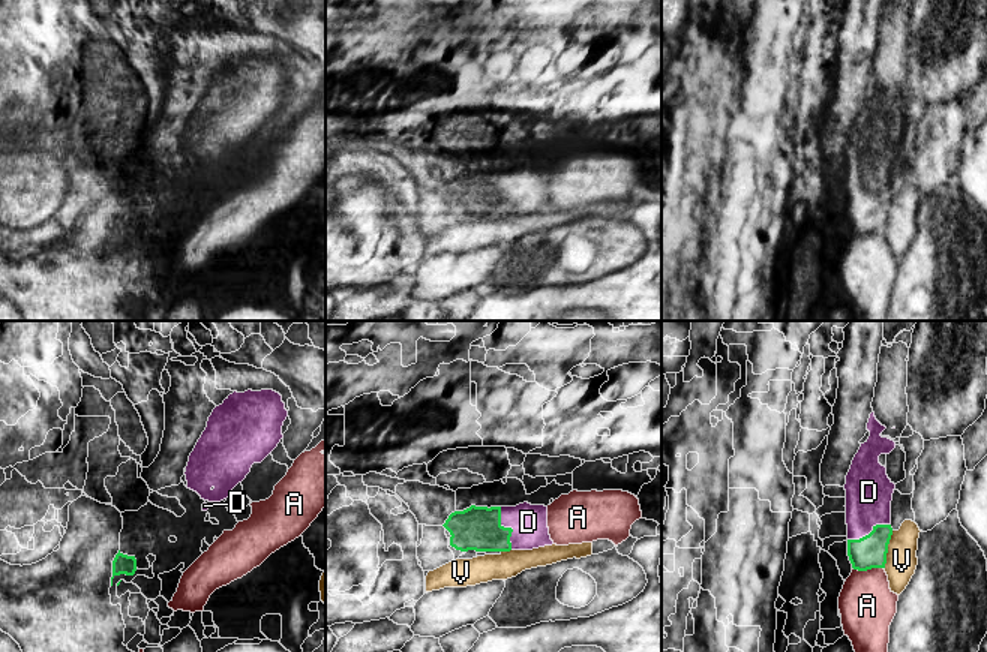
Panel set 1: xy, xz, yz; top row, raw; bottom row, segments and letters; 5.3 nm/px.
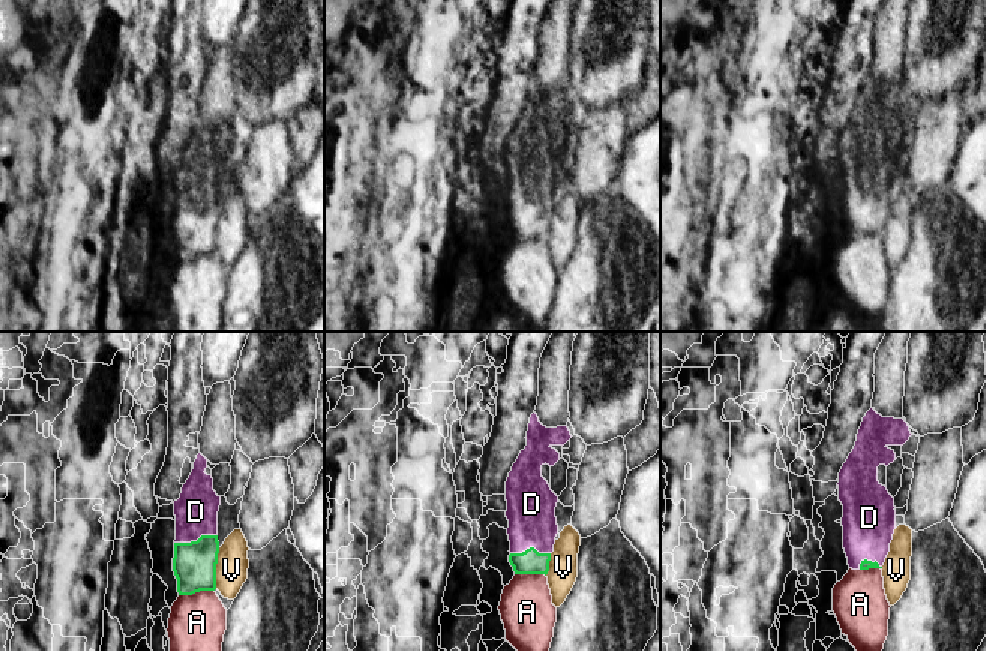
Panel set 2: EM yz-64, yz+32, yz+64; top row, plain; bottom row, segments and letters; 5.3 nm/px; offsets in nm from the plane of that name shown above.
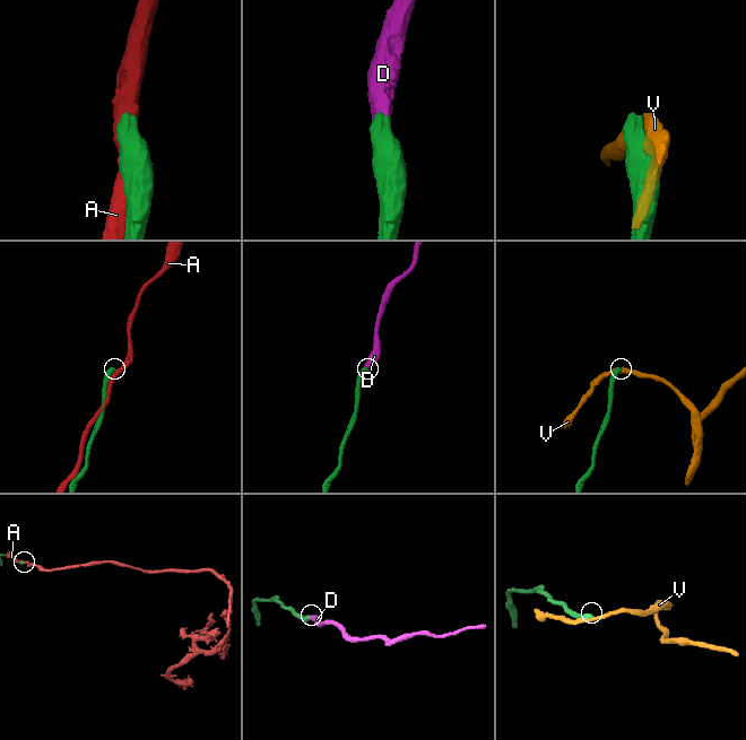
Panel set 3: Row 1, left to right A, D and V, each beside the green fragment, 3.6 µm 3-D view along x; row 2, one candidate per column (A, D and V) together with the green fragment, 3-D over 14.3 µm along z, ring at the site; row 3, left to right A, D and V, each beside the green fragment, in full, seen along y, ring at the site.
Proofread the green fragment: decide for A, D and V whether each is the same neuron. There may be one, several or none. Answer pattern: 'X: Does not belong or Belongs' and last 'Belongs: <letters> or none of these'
A: Does not belong
D: Belongs
V: Does not belong
Belongs: D

